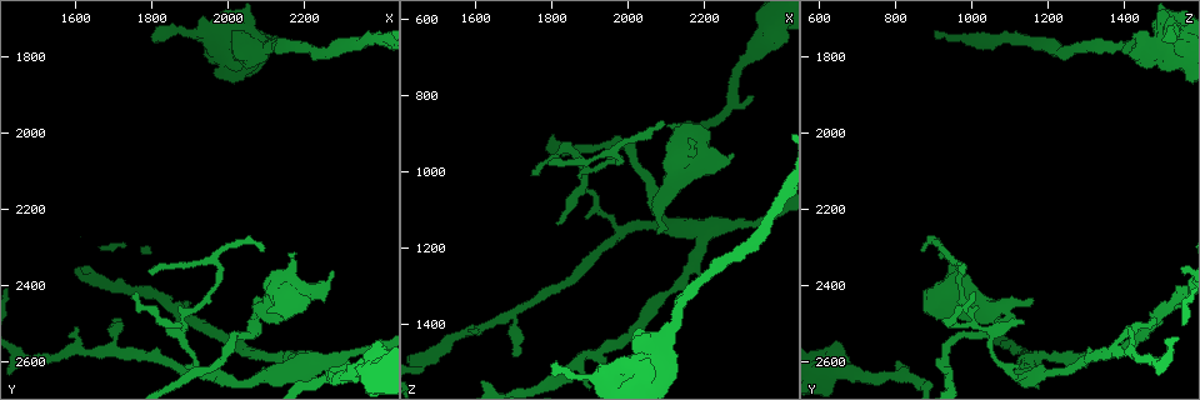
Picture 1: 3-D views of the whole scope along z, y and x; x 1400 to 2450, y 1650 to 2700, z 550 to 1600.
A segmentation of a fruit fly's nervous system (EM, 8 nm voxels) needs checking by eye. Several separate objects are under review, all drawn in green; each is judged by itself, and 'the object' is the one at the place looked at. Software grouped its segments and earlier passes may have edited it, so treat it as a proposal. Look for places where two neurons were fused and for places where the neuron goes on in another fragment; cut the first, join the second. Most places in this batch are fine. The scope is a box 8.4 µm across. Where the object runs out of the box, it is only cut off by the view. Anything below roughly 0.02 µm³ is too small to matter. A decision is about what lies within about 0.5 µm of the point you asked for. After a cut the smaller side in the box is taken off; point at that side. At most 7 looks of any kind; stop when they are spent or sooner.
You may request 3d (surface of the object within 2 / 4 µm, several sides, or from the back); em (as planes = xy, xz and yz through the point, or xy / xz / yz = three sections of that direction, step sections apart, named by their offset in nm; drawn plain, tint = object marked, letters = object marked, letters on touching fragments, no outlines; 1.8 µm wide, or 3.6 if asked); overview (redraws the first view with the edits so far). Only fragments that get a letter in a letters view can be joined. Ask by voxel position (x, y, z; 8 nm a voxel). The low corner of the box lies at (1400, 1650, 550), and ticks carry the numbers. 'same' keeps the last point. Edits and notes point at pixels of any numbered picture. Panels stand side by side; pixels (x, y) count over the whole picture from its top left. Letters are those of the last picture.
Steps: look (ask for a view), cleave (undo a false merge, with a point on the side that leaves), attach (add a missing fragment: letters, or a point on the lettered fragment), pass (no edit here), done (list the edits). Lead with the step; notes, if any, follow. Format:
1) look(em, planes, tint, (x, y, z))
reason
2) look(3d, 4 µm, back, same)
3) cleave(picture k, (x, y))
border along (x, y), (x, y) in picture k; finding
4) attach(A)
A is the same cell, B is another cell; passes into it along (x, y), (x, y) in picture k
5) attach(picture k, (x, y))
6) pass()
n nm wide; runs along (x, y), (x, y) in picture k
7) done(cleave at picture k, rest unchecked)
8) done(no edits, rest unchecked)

look(em, planes, tint, (2075, 2445, 1155))

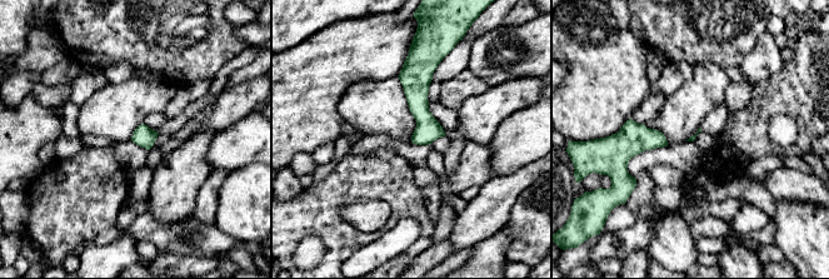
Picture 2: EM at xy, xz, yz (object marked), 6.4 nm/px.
look(em, planes, letters, same)

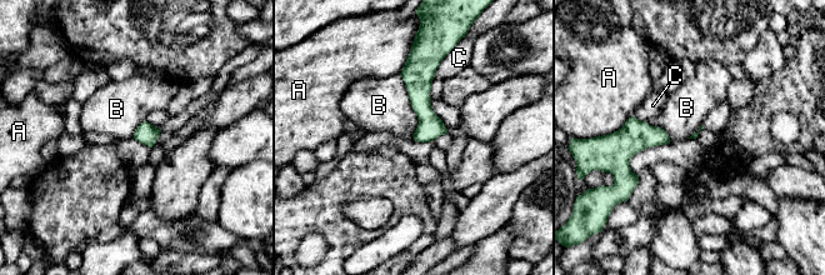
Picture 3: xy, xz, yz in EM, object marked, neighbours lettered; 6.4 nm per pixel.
pass()
A, B and C are other cells; border along (399, 74), (418, 119), (414, 138) in picture 3; no lettered fragment goes on from it

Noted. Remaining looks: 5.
look(3d, 4 µm, (2275, 2355, 955))

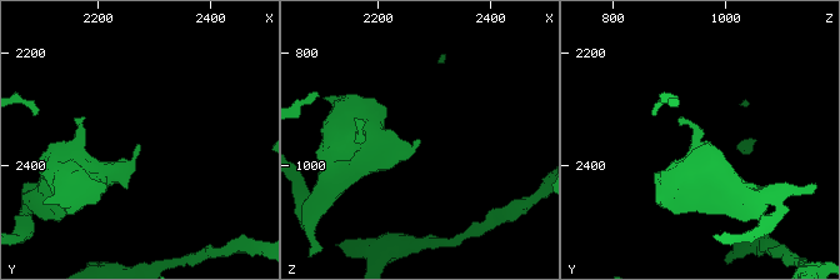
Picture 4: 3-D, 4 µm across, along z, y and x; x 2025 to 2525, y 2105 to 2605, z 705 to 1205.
look(em, planes, letters, (2270, 2360, 955))

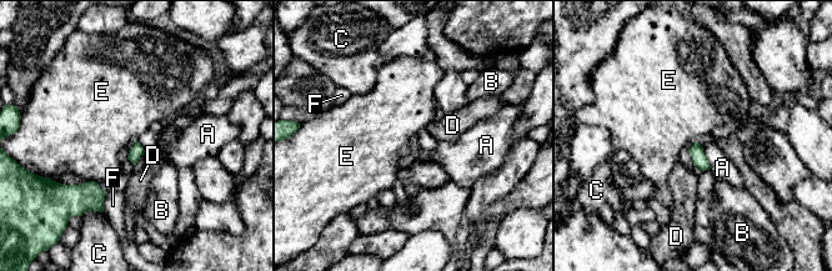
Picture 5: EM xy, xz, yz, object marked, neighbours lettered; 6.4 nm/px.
pass()
A touches over 160 nm; A, B, C, D, E and F are other cells; none of them fits

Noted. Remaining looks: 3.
look(em, planes, letters, (2320, 2605, 800))
an open end

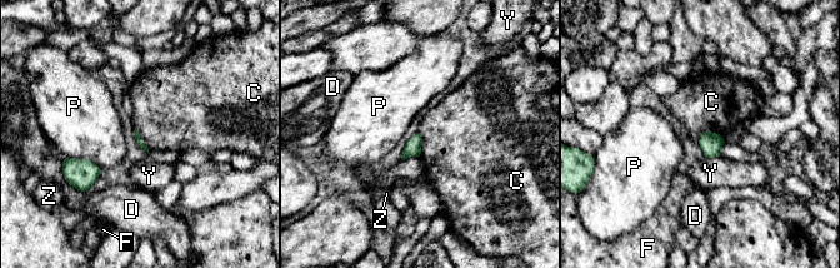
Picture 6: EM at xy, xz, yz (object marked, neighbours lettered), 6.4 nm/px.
pass()
C, D, F, P, Y and Z are other cells; border along (721, 137), (704, 132), (698, 140) in picture 6; none of them fits

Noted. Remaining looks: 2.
done(no edits, rest unchecked)

